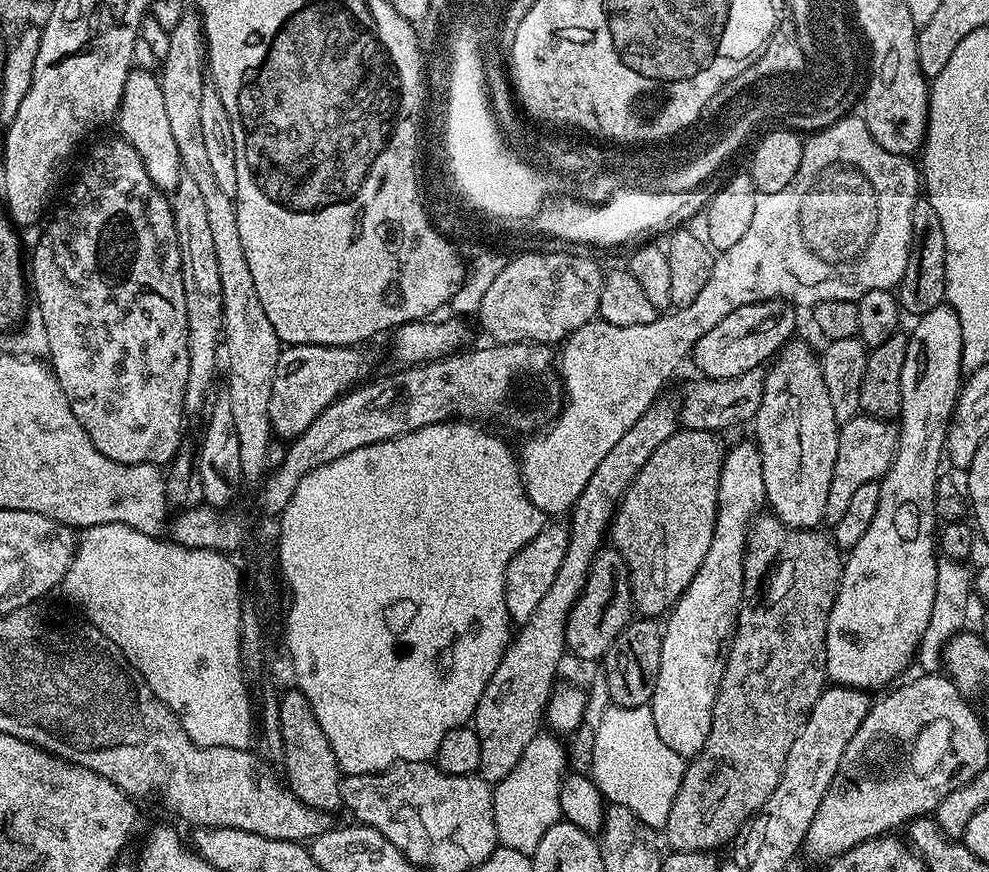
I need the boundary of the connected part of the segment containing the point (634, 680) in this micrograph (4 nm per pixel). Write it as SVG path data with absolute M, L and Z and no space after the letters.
M636 618L609 646L608 653L602 658L602 671L609 686L609 698L615 707L642 708L651 701L654 682L658 682L658 666L662 662L663 637L661 625L655 619Z

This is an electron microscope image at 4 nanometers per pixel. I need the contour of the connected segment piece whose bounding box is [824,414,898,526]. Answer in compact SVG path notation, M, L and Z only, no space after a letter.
M858 414L839 425L836 437L838 458L834 462L830 494L826 498L824 511L824 524L828 526L835 526L842 514L846 514L846 505L855 492L862 486L877 483L886 474L886 470L892 465L892 459L896 457L898 428L895 423L879 420L876 416Z

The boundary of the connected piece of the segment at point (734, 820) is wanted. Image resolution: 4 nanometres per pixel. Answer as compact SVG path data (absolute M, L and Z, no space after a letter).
M775 514L757 515L748 529L748 545L744 551L744 597L740 603L740 613L736 623L736 633L730 646L726 670L723 672L719 692L716 695L710 734L707 735L706 745L696 757L693 757L684 769L684 777L678 786L678 794L670 807L668 821L664 824L663 831L668 832L668 848L678 852L712 852L723 844L731 845L738 833L755 816L757 810L774 794L778 786L778 778L782 778L786 758L789 757L790 748L794 739L798 738L814 702L818 700L827 683L826 668L826 626L830 622L830 610L834 606L834 598L840 589L840 573L842 571L842 552L827 535L823 536L820 530L805 530L784 524Z

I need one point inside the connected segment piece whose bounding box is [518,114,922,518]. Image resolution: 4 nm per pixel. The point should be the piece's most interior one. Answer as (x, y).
(842, 226)

